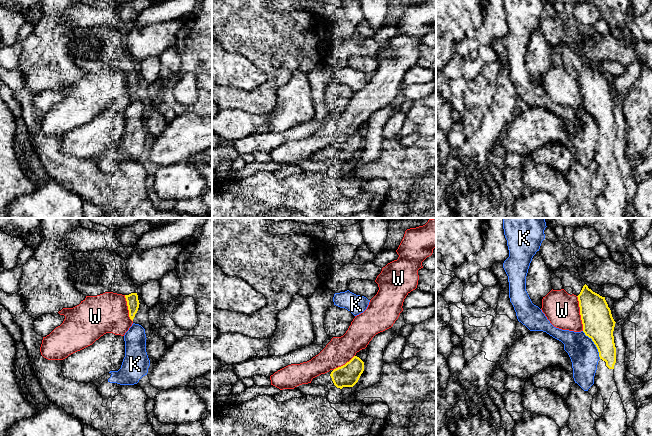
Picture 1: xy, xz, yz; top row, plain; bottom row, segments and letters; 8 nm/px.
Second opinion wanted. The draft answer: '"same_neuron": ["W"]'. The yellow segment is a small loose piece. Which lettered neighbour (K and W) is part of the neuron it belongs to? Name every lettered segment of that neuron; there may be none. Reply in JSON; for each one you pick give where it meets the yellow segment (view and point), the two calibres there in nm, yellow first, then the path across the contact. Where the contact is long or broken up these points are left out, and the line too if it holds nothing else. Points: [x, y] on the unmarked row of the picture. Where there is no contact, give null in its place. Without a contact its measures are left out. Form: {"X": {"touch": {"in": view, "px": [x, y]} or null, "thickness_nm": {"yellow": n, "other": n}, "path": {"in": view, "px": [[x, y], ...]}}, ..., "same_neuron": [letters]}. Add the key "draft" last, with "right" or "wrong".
{"same_neuron": [], "draft": "wrong"}

